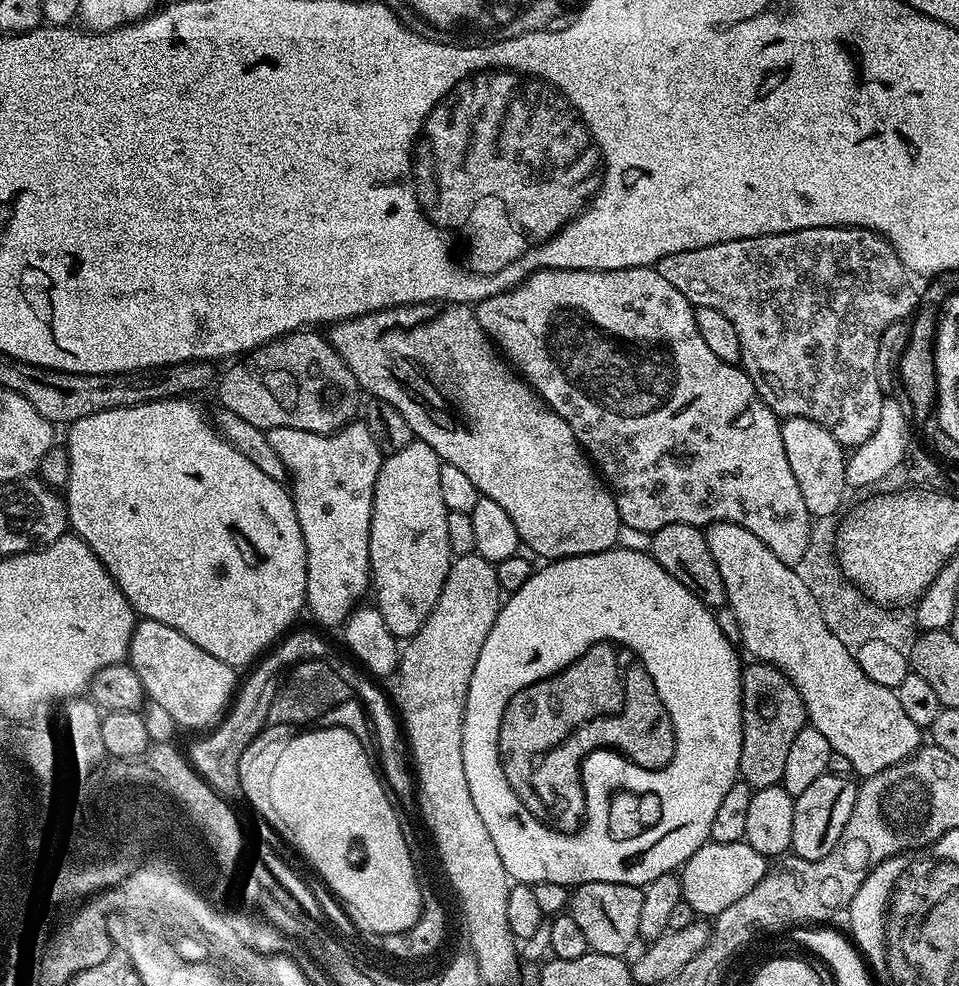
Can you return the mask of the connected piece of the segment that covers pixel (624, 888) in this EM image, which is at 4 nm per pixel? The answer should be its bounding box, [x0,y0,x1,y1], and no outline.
[570,882,643,956]

